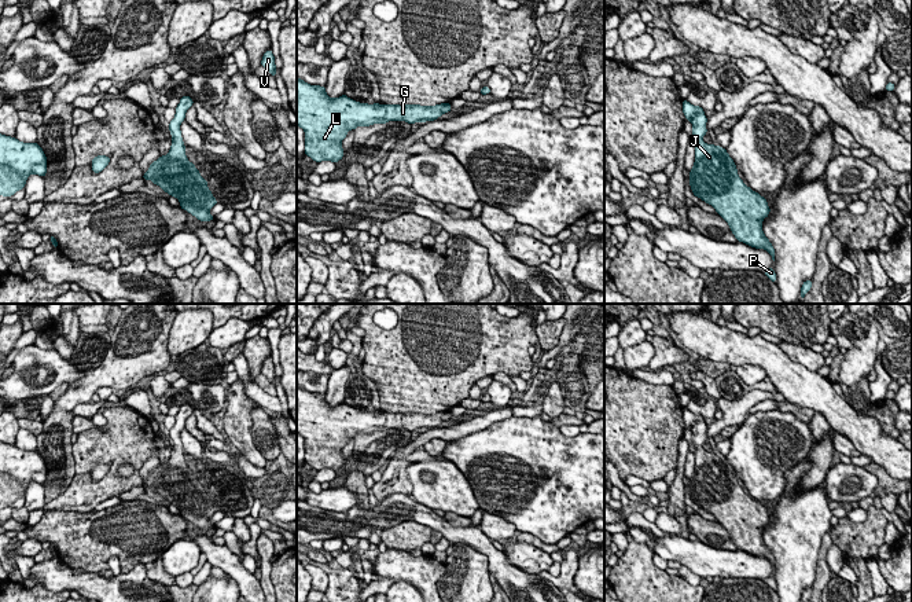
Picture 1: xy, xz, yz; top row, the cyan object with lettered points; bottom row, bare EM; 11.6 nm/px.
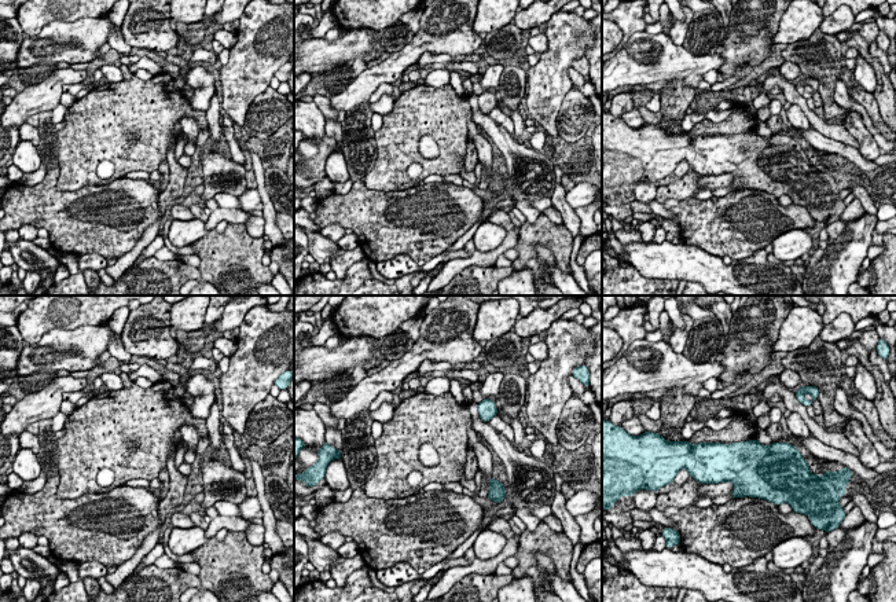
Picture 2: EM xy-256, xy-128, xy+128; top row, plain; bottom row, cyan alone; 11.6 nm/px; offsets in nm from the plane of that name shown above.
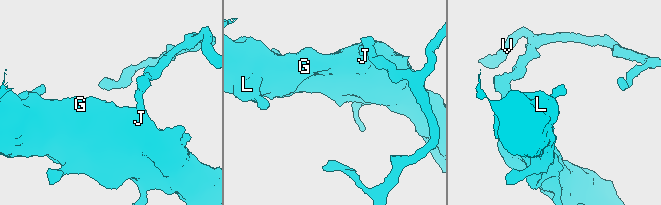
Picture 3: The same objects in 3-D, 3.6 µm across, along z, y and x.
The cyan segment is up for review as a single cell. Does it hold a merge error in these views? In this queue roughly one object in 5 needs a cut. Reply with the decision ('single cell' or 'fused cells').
single cell

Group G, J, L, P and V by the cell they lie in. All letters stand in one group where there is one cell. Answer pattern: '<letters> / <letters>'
G J L P V

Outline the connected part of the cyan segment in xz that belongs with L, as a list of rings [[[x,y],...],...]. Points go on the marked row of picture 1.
[[[297,77],[297,126],[305,131],[305,155],[316,162],[338,162],[343,158],[342,140],[357,126],[405,121],[420,124],[449,113],[451,102],[435,106],[368,104],[345,93],[331,99],[326,85],[310,85]]]

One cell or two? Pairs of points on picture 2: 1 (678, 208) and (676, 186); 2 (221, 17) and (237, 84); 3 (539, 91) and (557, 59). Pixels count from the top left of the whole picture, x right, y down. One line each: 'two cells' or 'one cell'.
1: two cells
2: two cells
3: one cell

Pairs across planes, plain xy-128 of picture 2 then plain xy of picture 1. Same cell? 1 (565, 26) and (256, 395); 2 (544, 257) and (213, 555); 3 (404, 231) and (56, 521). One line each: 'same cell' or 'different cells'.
1: different cells
2: same cell
3: same cell

